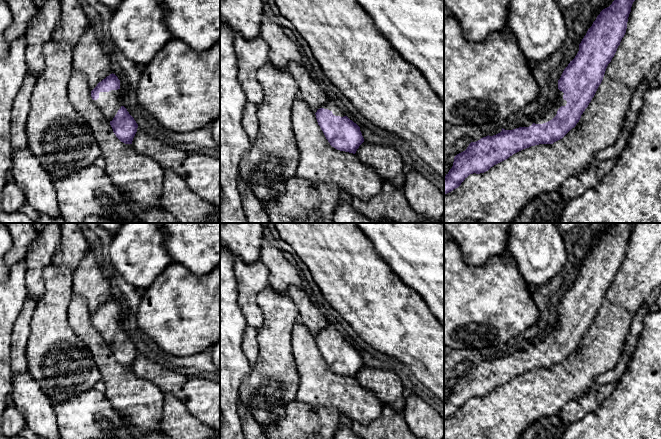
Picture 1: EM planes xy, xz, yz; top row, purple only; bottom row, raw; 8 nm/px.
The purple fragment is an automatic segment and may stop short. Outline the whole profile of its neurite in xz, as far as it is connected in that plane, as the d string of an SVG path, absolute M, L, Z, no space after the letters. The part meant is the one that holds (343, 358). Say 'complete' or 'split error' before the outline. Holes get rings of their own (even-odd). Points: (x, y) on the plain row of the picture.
split error | M332 325L315 337L318 349L332 371L355 378L364 366L360 351Z

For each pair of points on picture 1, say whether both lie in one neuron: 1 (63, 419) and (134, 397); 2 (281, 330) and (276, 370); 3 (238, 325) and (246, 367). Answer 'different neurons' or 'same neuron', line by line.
1: different neurons
2: same neuron
3: same neuron

